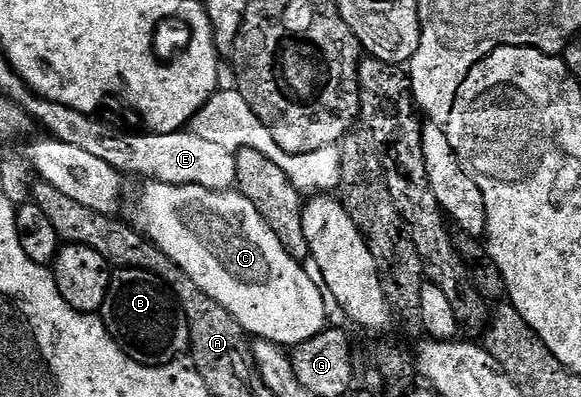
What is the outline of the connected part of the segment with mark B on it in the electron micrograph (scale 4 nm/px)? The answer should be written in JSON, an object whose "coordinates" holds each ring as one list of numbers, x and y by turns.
{"coordinates":[[115,269,110,276,108,296,100,317,114,343,141,366,167,366,169,362,179,361,189,351,190,333,186,318,162,279,155,278,147,270]]}

